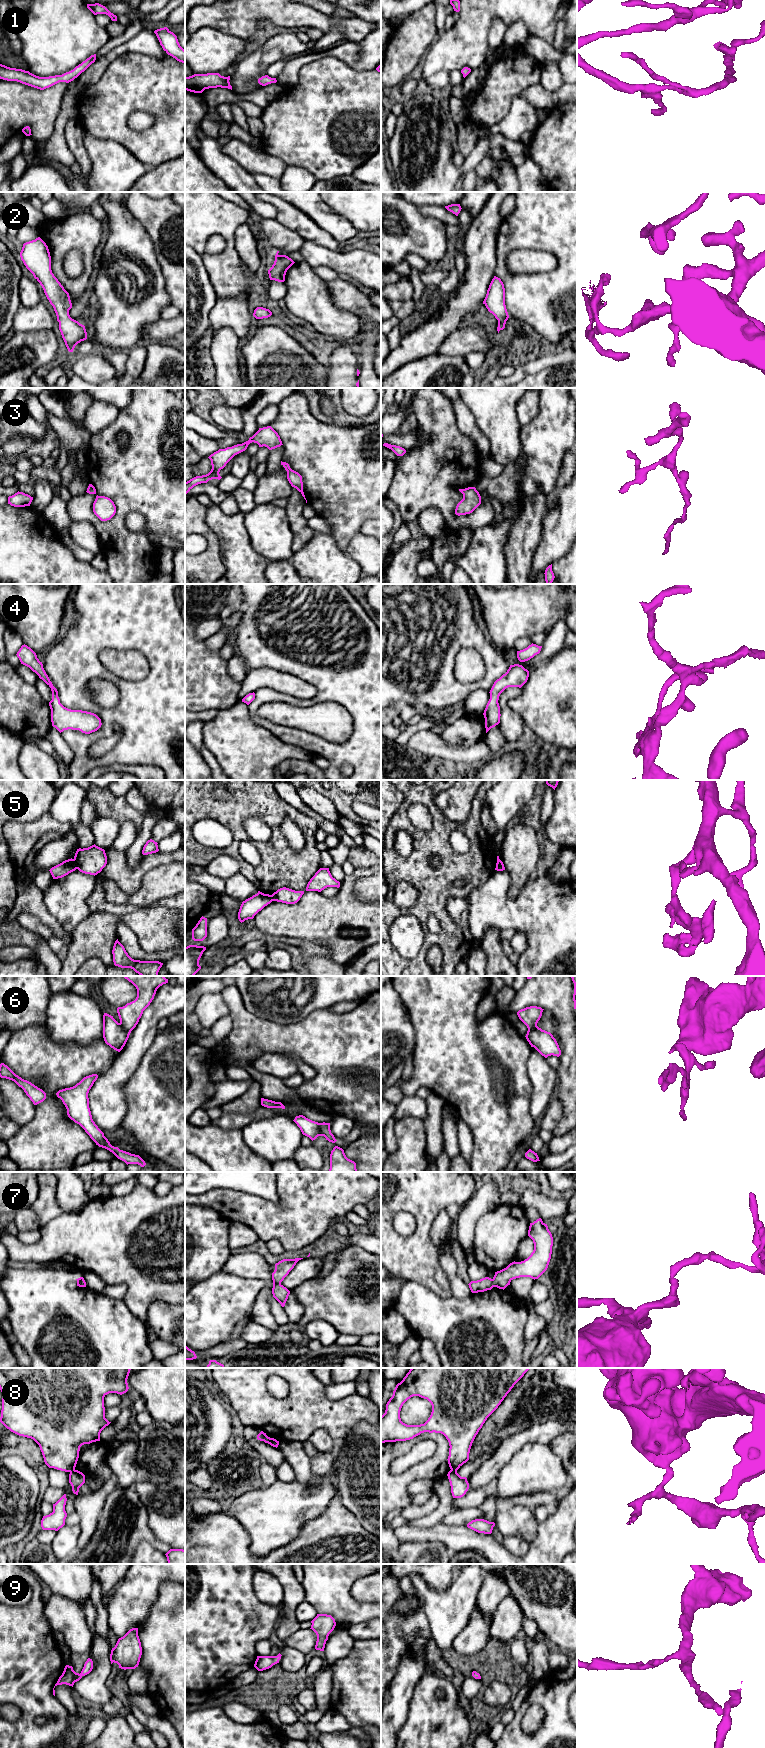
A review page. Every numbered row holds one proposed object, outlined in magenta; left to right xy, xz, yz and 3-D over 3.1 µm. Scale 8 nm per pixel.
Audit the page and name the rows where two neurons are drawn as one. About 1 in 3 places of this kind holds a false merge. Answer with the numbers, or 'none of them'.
5, 6, 7, 8

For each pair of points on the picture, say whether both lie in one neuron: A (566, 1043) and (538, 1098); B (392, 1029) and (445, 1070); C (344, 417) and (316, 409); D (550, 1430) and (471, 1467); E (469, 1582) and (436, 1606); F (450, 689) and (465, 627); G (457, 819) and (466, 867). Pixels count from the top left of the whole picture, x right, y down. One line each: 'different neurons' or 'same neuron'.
A: different neurons
B: different neurons
C: same neuron
D: different neurons
E: same neuron
F: same neuron
G: same neuron

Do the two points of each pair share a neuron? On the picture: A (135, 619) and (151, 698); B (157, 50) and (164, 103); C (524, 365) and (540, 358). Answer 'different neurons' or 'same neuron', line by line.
A: same neuron
B: different neurons
C: same neuron

